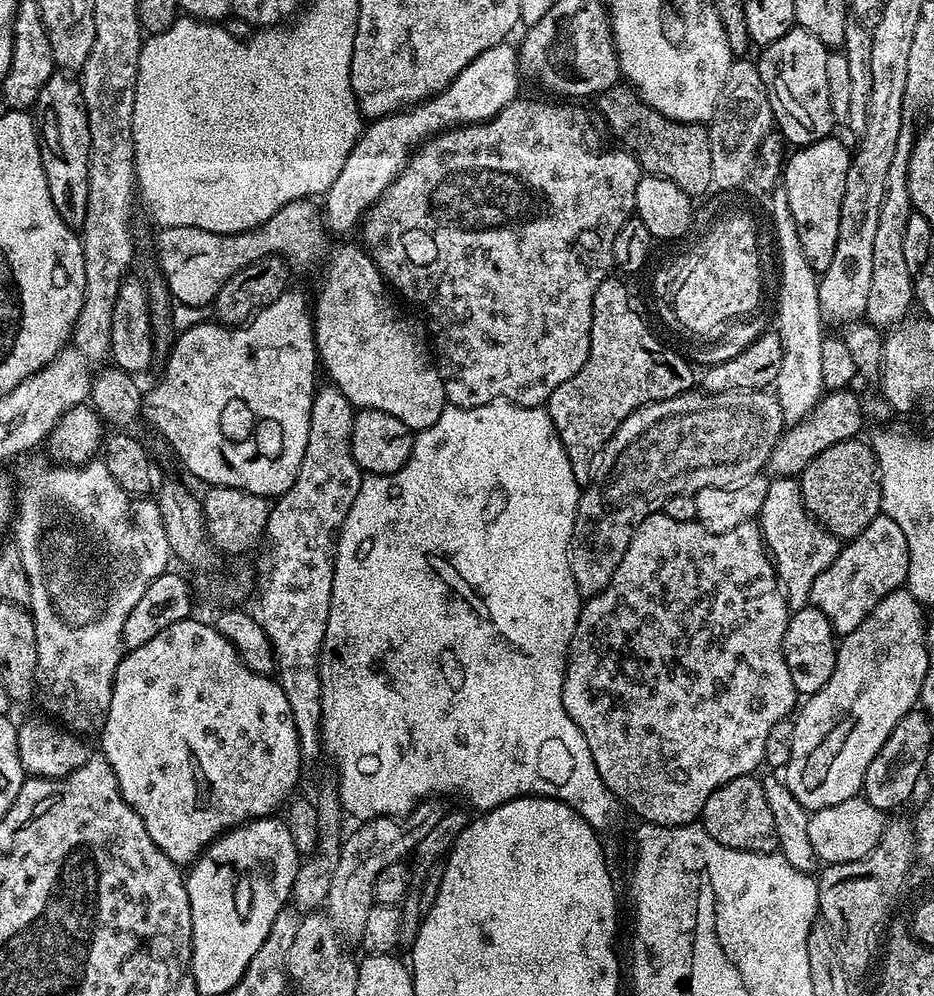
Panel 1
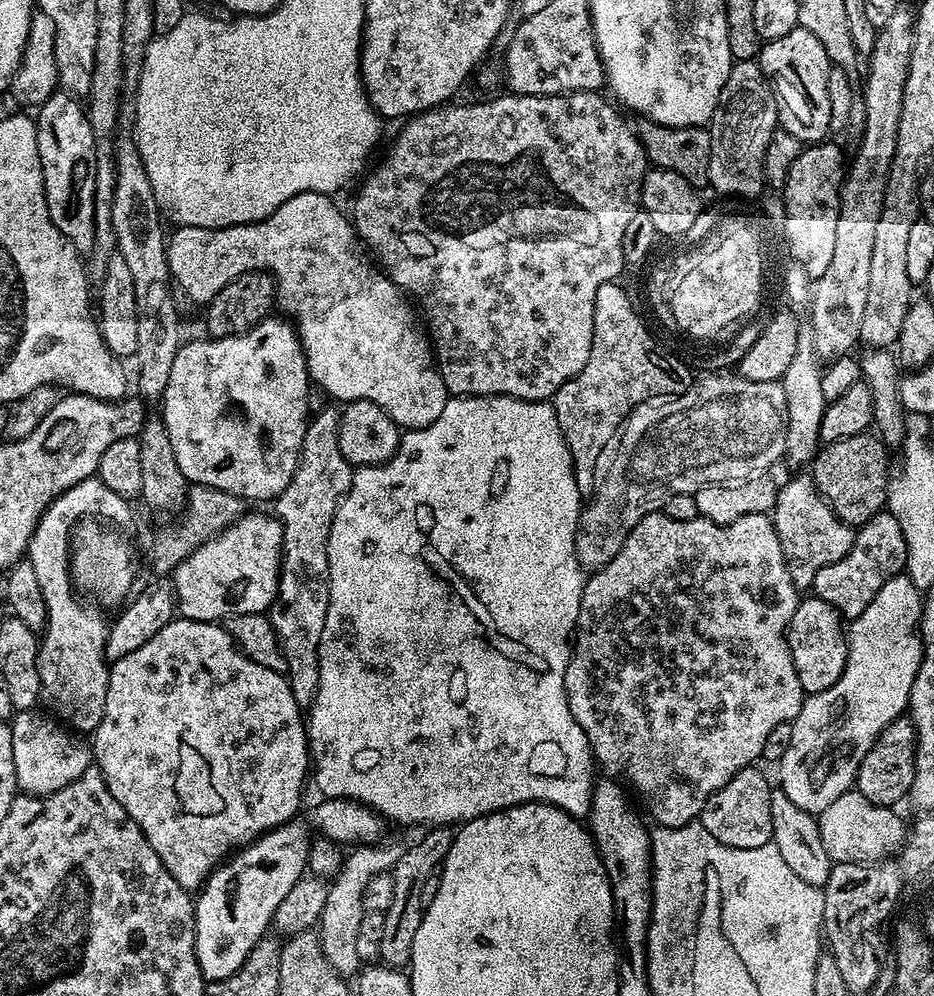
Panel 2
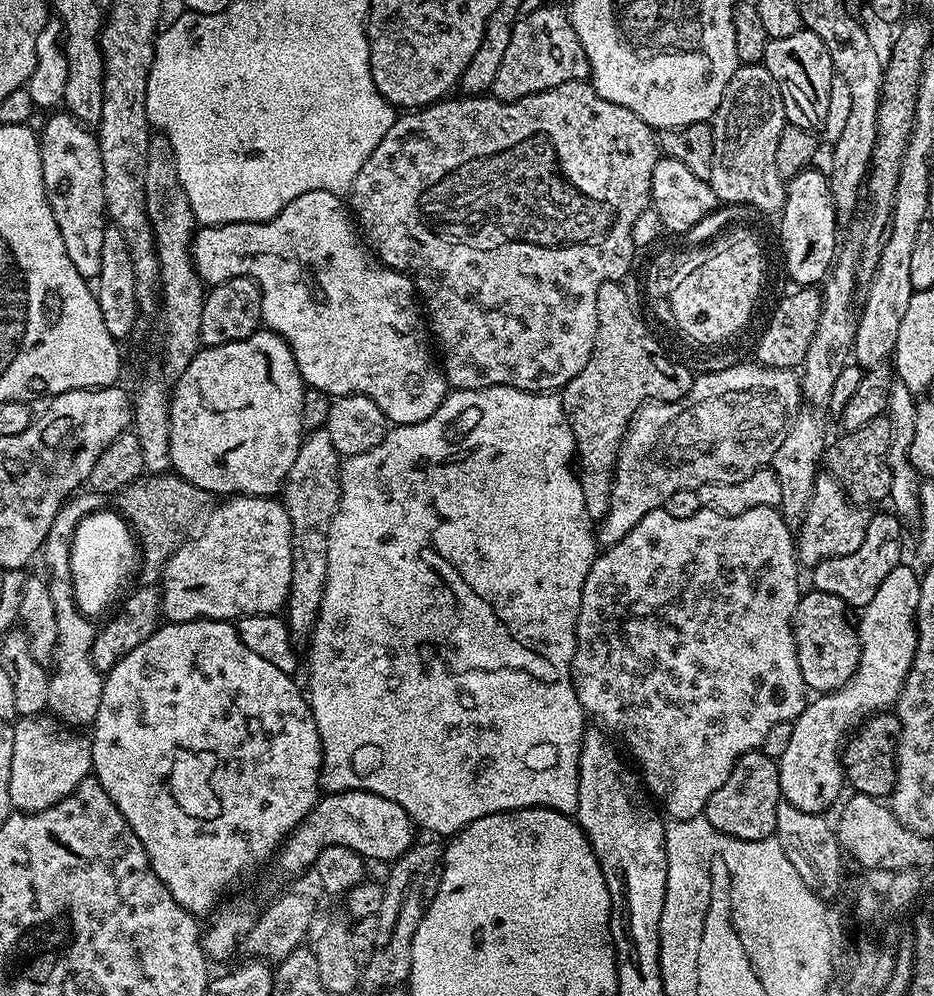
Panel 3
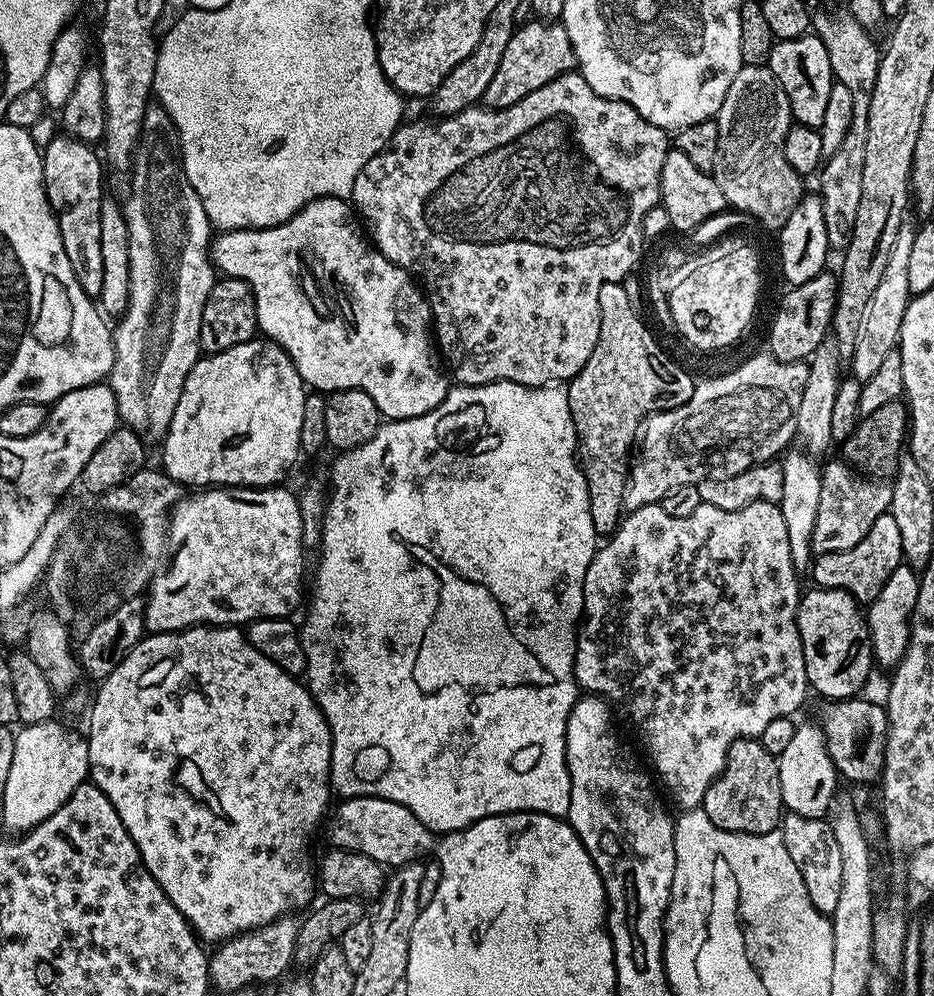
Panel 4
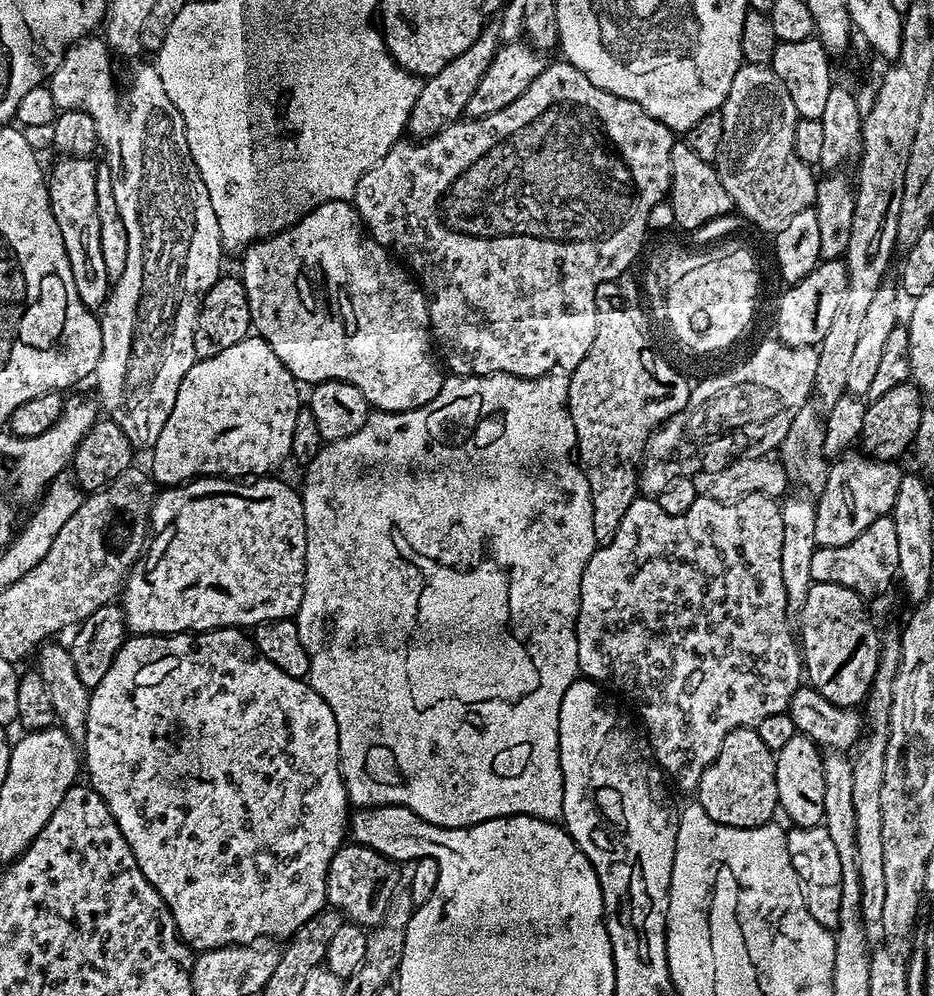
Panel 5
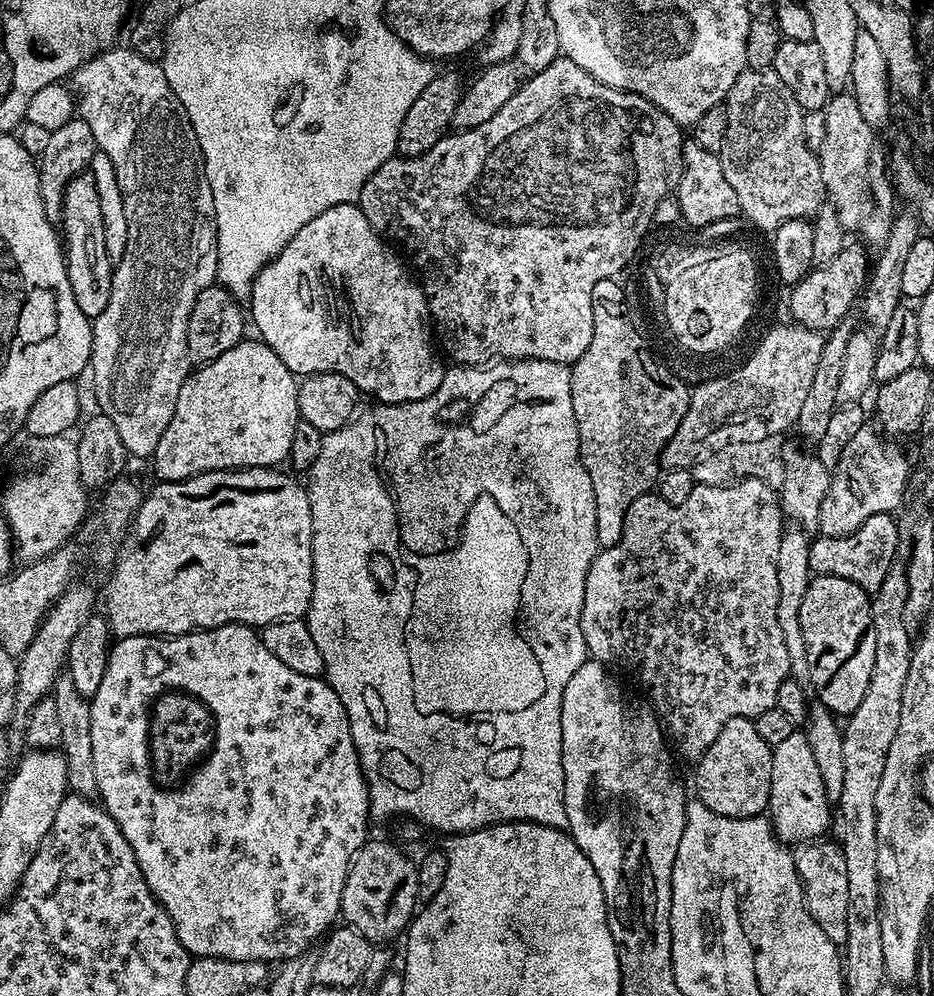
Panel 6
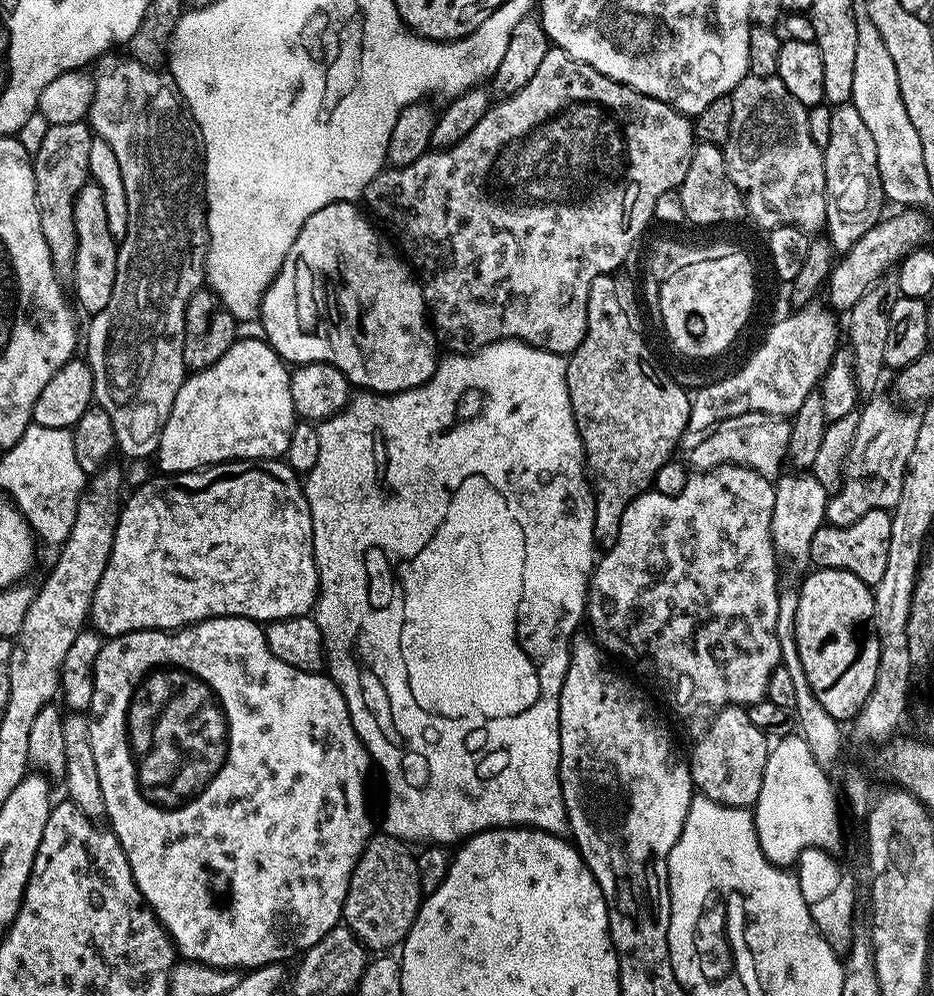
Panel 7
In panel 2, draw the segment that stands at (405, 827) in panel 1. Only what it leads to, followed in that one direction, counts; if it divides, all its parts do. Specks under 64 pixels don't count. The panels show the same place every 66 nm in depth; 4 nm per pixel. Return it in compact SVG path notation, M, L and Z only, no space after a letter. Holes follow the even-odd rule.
M390 840L353 847L349 851L352 853L343 857L340 873L328 884L326 906L322 906L318 935L322 950L326 954L326 962L334 966L339 976L352 978L361 971L362 961L358 958L357 939L358 926L362 926L365 913L362 894L366 886L370 886L370 878L391 870L398 858L402 858L406 847L405 841Z

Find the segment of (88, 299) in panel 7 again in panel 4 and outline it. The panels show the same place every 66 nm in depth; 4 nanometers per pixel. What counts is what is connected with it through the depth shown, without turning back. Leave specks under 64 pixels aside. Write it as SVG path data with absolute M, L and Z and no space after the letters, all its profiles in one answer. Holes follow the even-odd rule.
M58 134L42 150L44 157L44 189L56 215L58 230L62 234L62 246L66 246L66 258L70 258L70 267L74 270L74 278L78 278L78 286L87 296L98 298L102 294L102 202L106 198L106 168L102 156L96 152L91 143L76 139L75 136Z

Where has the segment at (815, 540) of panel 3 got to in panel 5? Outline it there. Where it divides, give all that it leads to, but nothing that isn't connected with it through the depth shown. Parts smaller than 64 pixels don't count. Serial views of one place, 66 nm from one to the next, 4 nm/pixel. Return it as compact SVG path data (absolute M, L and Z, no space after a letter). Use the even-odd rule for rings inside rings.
M849 450L831 461L826 486L818 493L816 500L816 517L814 518L814 538L821 548L826 546L846 546L846 542L854 542L870 522L889 515L894 506L894 498L898 498L898 486L902 469L899 463L890 460L875 460L873 456L860 450Z

